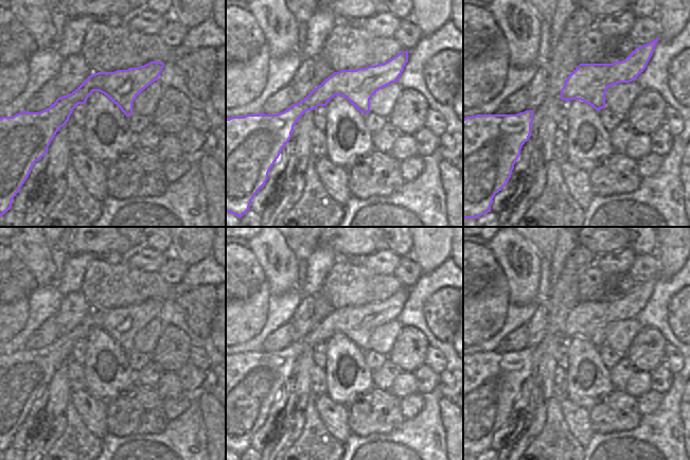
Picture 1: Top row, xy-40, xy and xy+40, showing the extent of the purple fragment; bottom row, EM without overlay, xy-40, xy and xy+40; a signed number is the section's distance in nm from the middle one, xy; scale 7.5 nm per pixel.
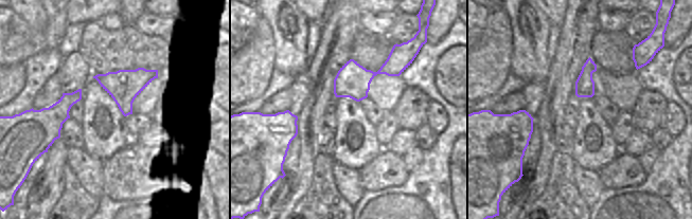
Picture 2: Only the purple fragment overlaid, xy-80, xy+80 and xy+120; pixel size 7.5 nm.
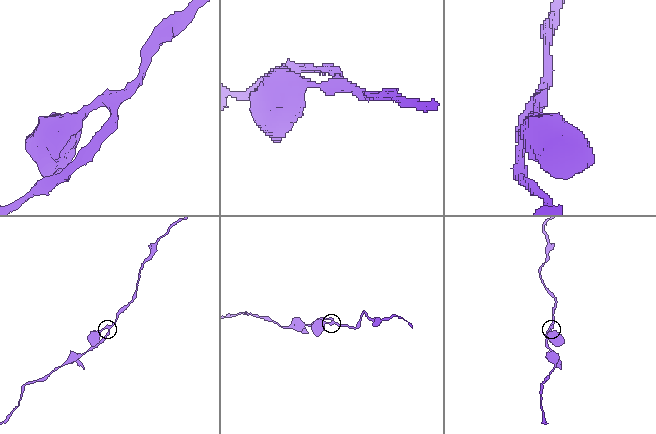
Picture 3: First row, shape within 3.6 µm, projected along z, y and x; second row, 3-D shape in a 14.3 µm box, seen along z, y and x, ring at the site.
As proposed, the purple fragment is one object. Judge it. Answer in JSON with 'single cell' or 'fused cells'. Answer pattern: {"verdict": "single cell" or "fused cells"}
{"verdict": "single cell"}

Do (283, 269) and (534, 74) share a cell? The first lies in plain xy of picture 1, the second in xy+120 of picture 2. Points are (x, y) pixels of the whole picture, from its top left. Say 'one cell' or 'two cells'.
one cell

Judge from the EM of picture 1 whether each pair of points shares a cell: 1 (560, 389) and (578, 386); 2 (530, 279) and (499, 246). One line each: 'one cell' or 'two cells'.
1: two cells
2: one cell

